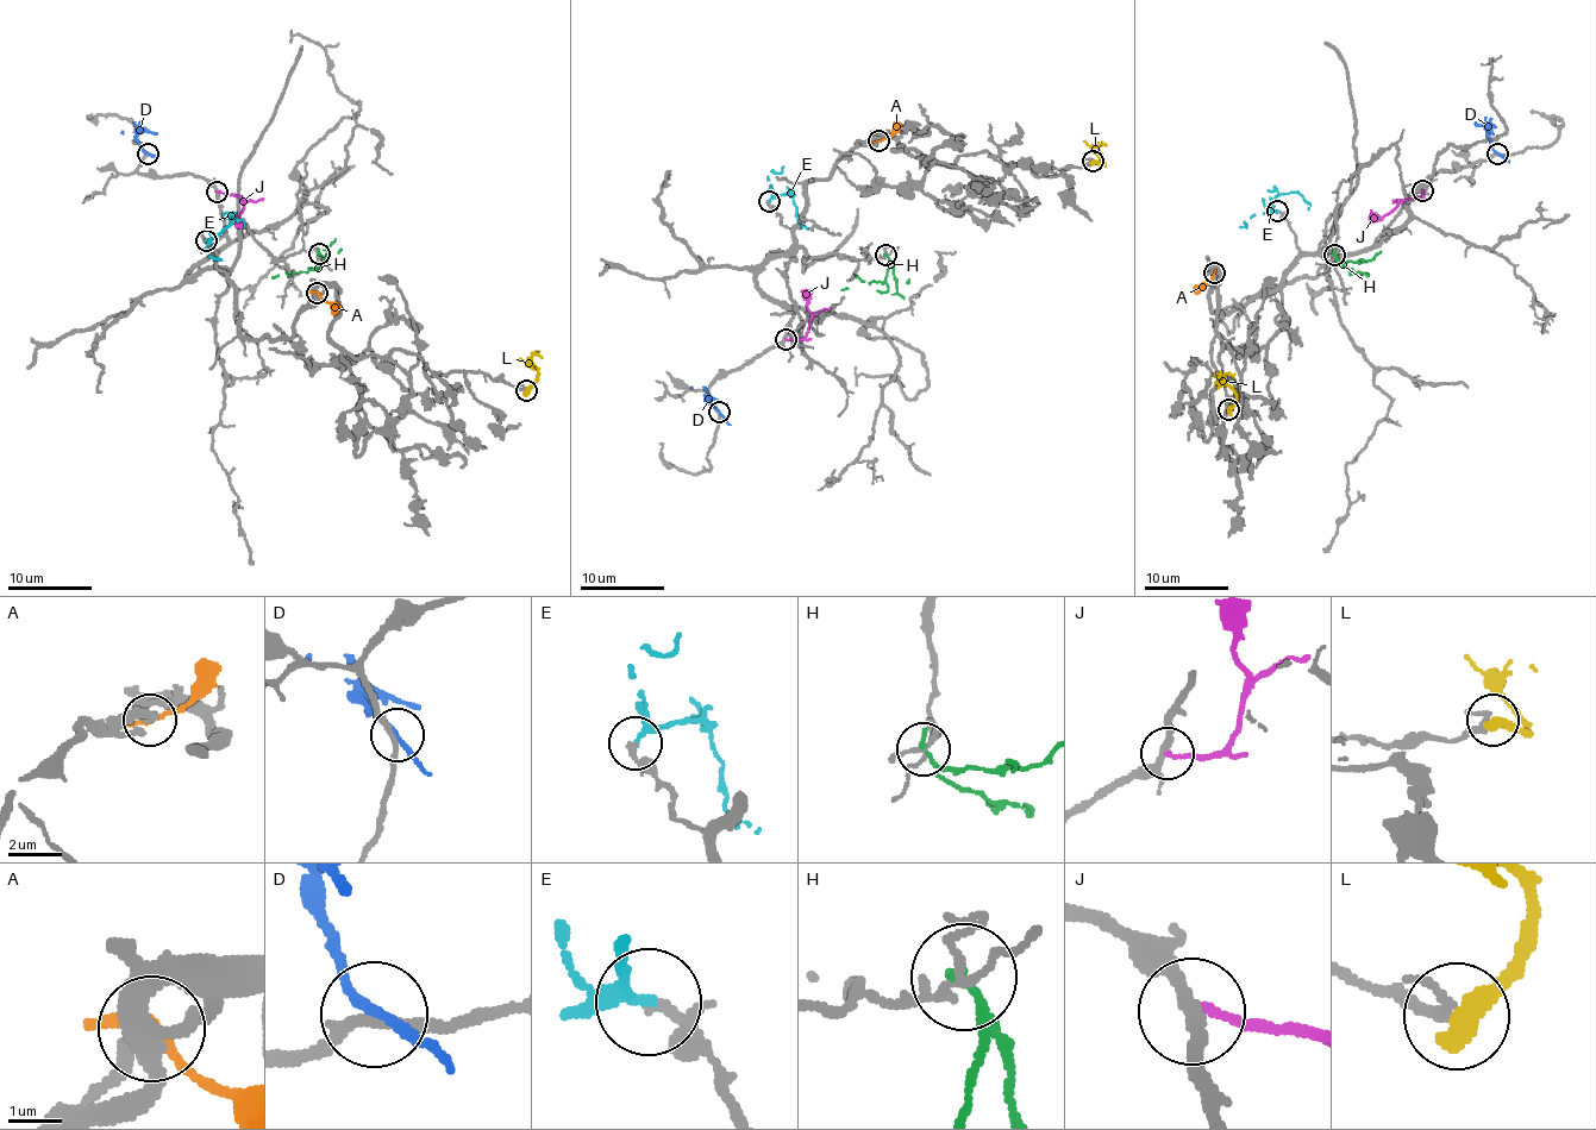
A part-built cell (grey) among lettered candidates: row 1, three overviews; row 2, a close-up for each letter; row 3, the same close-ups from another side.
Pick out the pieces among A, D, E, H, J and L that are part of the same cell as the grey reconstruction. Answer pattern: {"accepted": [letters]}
{"accepted": ["E"]}

